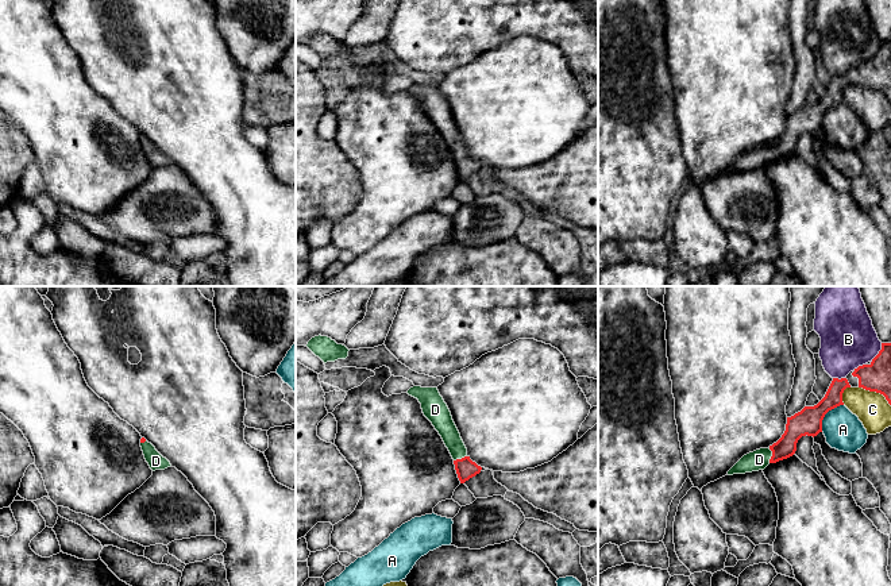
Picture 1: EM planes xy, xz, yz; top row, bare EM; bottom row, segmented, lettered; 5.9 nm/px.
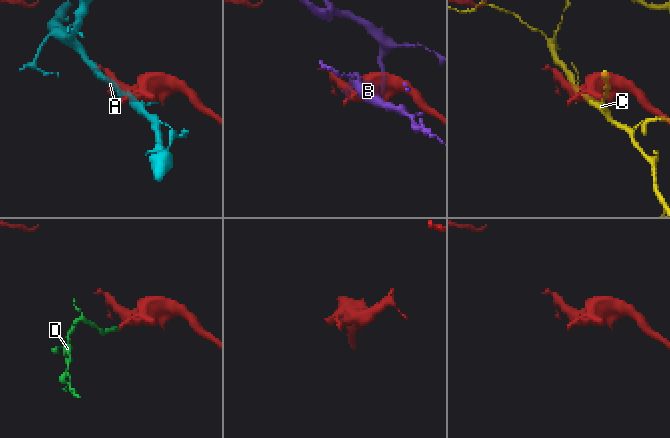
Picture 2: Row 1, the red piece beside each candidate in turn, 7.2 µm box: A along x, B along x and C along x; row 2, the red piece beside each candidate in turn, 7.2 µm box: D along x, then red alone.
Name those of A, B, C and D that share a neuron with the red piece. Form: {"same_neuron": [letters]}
{"same_neuron": ["D"]}

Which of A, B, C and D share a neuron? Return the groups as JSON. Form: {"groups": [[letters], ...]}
{"groups": [["A"], ["B"], ["C"], ["D"]]}

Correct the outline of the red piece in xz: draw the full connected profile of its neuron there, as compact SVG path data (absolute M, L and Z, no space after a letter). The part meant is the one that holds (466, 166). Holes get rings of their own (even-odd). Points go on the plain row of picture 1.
M413 84L406 90L418 97L424 113L441 134L454 157L460 181L479 171L482 165L467 153L467 146L437 85Z

